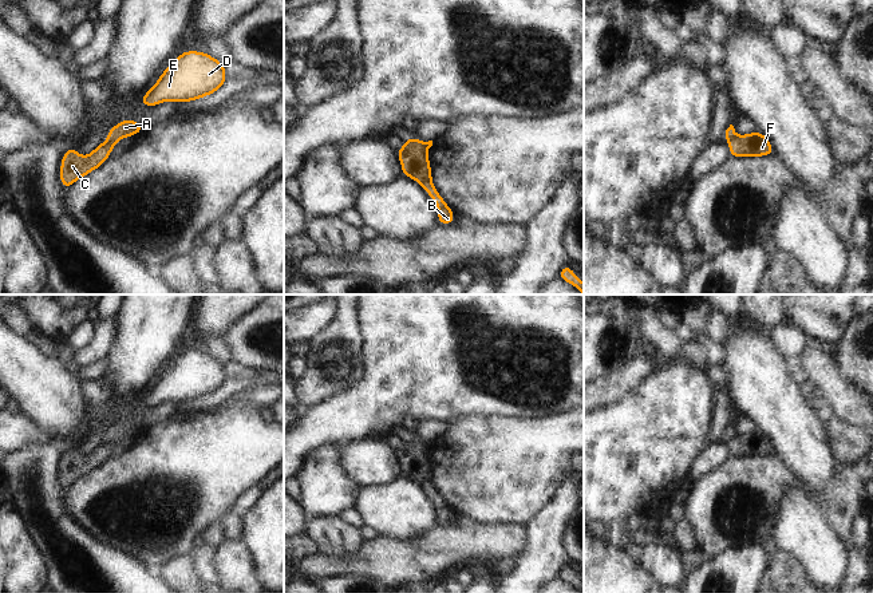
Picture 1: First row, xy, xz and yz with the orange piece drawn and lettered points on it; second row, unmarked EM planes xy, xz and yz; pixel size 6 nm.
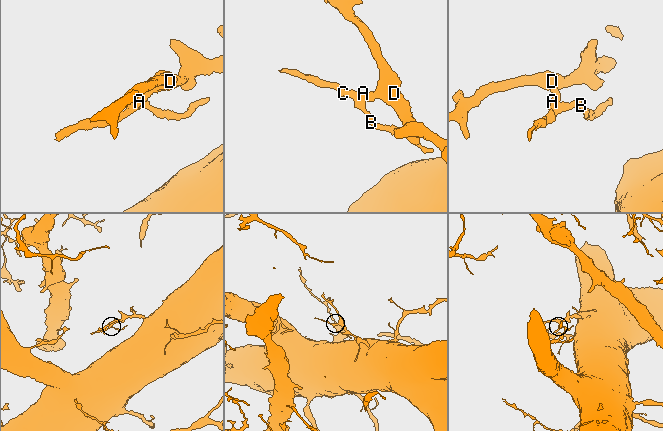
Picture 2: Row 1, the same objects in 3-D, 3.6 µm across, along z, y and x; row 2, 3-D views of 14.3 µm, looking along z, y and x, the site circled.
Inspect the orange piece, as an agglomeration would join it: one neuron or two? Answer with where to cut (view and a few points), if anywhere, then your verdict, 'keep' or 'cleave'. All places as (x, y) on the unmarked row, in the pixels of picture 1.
cut in xy along (107, 437), (117, 441); cleave

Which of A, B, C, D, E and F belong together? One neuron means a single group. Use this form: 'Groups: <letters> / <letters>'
Groups: A D E / B C F.

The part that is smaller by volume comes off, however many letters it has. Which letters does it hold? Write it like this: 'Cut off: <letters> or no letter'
Cut off: B, C, F

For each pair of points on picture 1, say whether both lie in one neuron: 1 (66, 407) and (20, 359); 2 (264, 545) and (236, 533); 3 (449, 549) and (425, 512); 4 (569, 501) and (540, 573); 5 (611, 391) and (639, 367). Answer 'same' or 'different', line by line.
1: same
2: different
3: different
4: same
5: same

